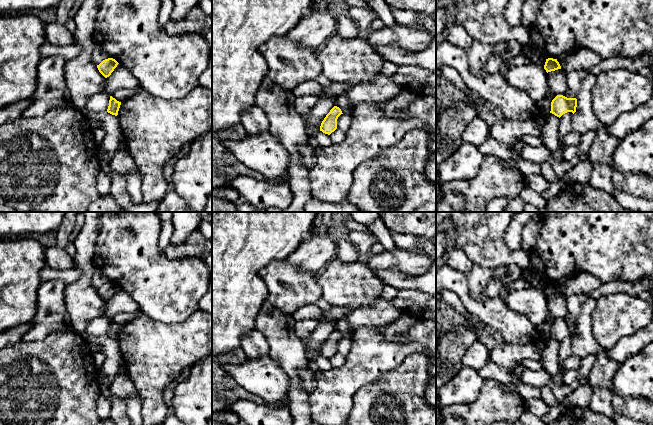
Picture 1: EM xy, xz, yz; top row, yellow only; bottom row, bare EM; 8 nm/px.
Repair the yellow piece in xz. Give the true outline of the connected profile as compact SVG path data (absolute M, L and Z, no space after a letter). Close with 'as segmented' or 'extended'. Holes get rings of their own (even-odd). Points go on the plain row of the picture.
M334 330L322 345L320 355L328 359L334 356L337 353L337 343L341 338L343 338L341 333Z | as segmented

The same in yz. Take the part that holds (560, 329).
M557 319L551 326L550 337L560 342L567 336L572 336L574 338L576 336L576 331L576 322L567 322L563 319Z | as segmented

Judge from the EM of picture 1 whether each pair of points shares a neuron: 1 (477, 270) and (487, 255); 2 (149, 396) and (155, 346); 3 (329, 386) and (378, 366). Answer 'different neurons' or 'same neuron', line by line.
1: different neurons
2: same neuron
3: same neuron

